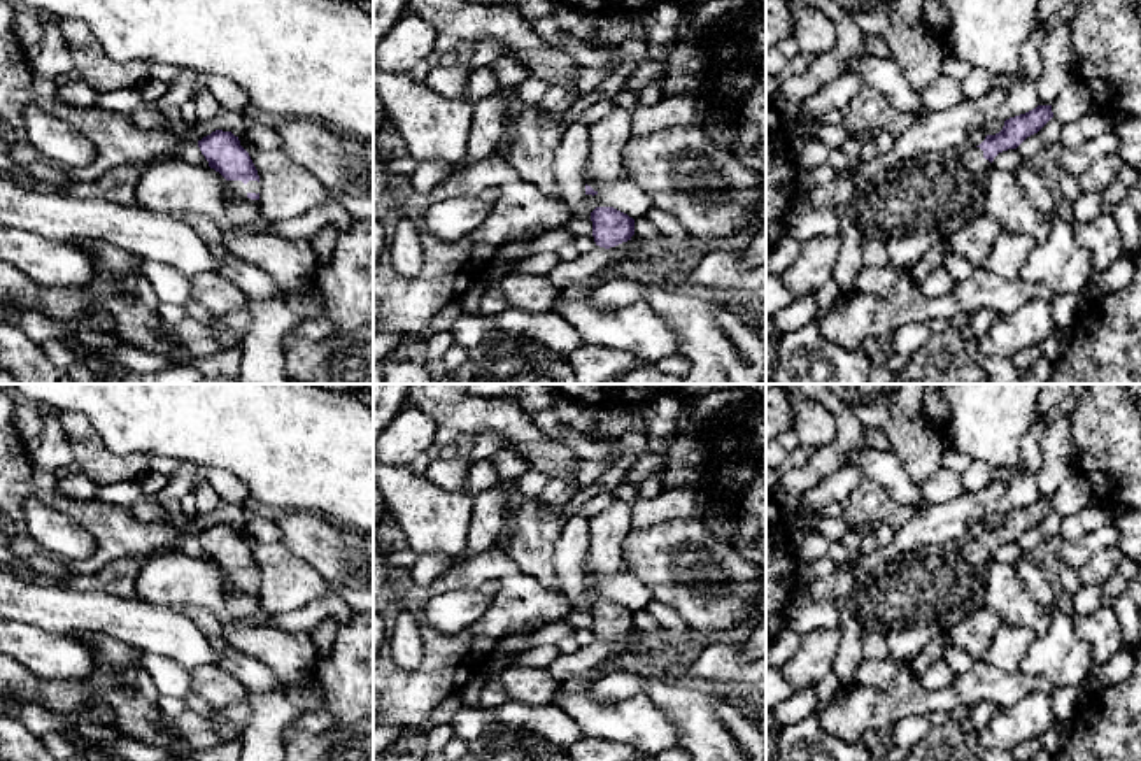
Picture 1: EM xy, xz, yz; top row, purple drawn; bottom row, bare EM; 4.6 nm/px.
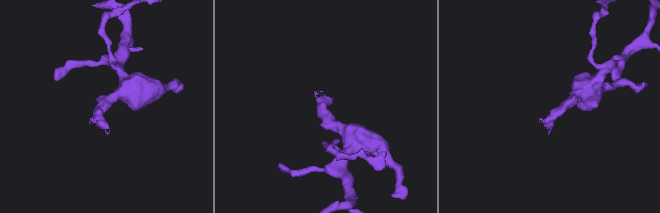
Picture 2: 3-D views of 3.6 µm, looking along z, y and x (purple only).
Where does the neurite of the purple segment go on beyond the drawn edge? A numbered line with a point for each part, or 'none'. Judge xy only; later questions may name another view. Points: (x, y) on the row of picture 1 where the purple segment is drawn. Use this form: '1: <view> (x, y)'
1: xy (237, 186)

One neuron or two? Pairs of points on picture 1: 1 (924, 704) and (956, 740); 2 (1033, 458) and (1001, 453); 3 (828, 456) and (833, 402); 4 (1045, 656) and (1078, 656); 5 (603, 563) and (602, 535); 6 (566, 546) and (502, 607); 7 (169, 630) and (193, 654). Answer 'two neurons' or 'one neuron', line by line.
1: two neurons
2: two neurons
3: one neuron
4: one neuron
5: one neuron
6: two neurons
7: one neuron

